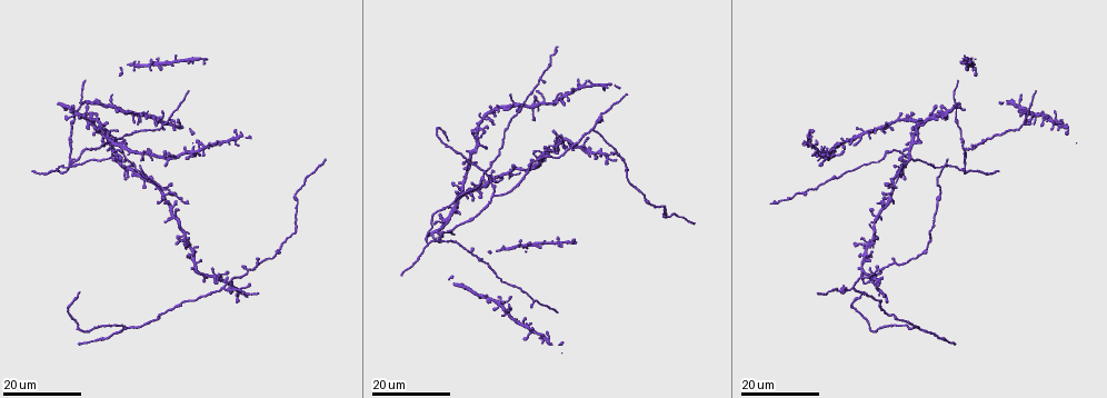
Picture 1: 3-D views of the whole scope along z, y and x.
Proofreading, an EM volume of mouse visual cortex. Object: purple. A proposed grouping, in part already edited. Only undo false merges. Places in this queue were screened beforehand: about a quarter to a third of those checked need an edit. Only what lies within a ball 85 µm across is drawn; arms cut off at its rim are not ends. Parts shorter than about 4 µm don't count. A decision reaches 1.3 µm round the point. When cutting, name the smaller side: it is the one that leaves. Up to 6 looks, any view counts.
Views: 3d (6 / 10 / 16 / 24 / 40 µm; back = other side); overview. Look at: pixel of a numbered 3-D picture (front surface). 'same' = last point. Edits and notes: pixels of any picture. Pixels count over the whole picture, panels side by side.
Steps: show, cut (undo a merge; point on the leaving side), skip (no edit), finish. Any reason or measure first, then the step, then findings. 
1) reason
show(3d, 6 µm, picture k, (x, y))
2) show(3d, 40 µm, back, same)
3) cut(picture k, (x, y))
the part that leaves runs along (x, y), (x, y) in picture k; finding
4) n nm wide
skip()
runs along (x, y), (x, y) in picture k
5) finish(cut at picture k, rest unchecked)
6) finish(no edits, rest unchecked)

show(3d, 24 µm, picture 1, (535, 300))

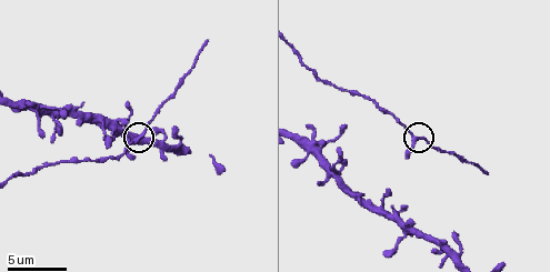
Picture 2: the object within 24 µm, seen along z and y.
closer look
show(3d, 10 µm, picture 2, (137, 140))

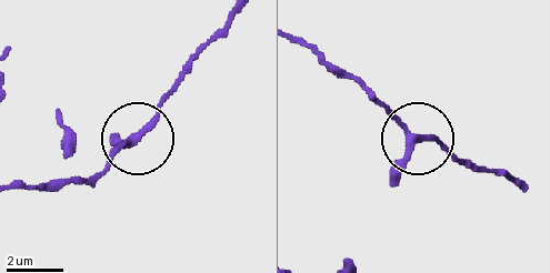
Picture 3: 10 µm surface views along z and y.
skip()
runs along (20, 189), (99, 174), (189, 70) in picture 3; continuous, no second neuron

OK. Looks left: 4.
arms part here
show(3d, 16 µm, picture 1, (969, 172))

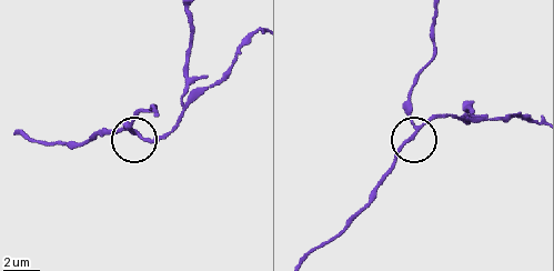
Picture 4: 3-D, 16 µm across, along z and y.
show(3d, 10 µm, picture 4, (140, 137))

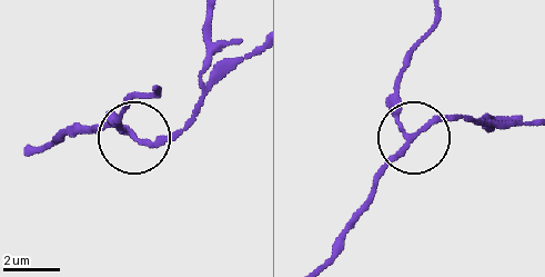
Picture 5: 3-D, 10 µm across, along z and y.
skip()
continuous, no second neuron

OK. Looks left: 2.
arms part here
show(3d, 16 µm, picture 1, (494, 194))

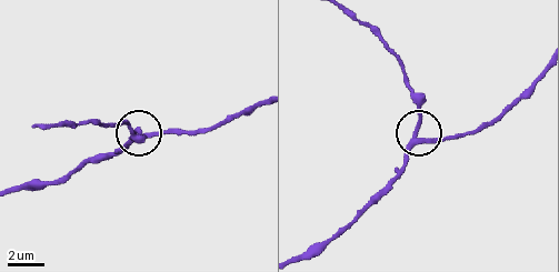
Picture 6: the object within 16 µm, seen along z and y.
show(3d, 6 µm, picture 6, (417, 131))

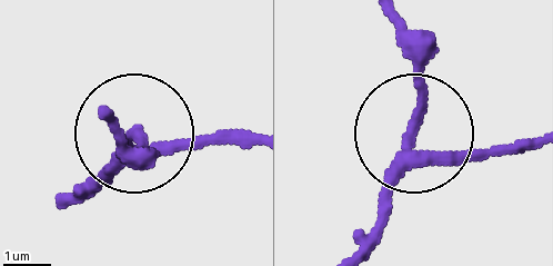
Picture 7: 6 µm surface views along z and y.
240 nm wide
skip()
runs along (525, 137), (414, 149), (374, 229) in picture 7; continuous, no second neuron

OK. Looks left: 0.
finish(no edits, rest unchecked)

